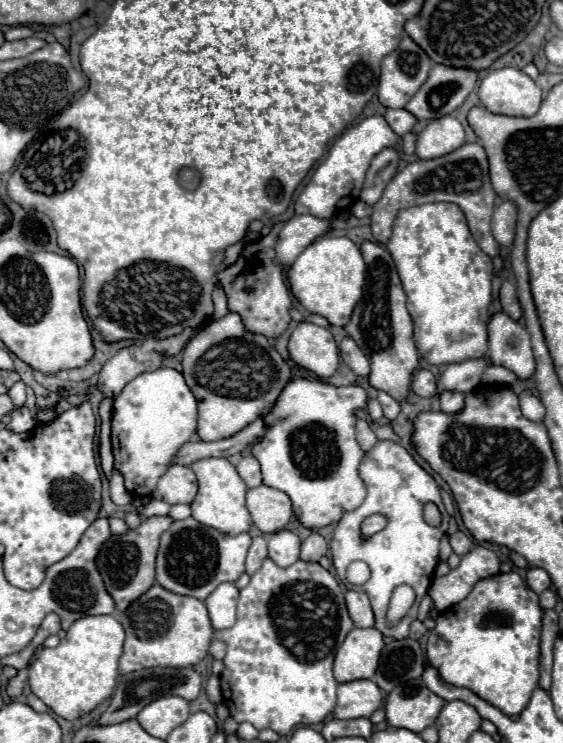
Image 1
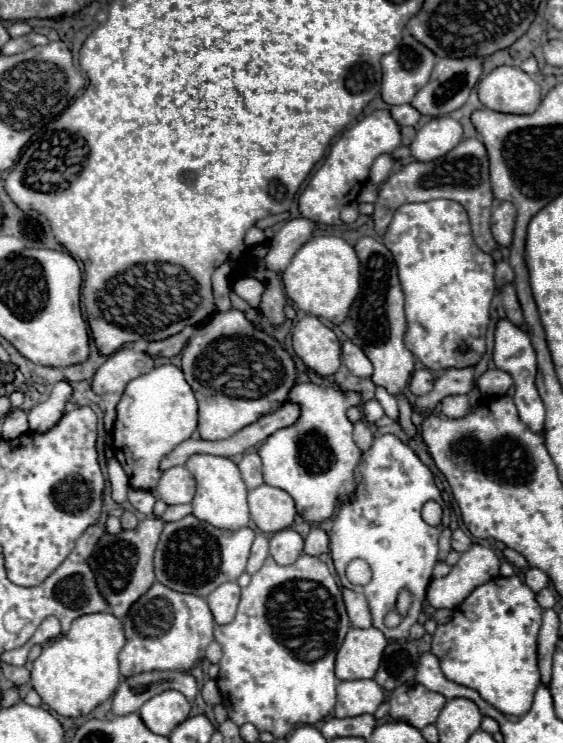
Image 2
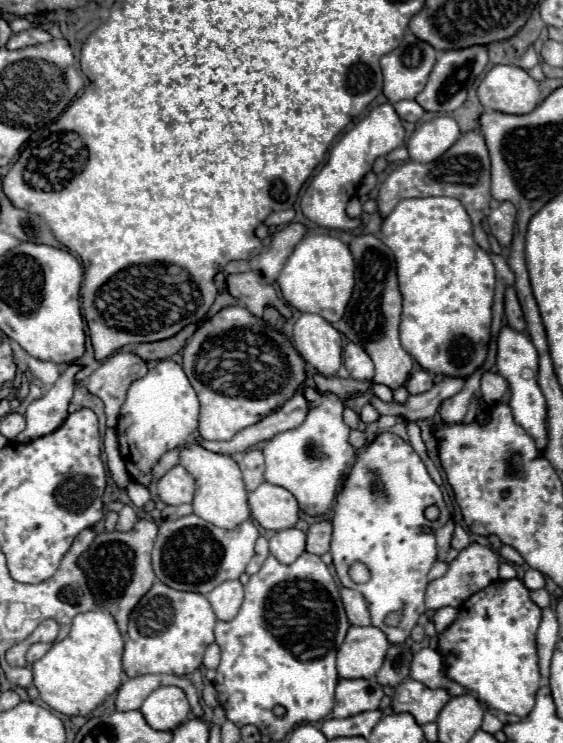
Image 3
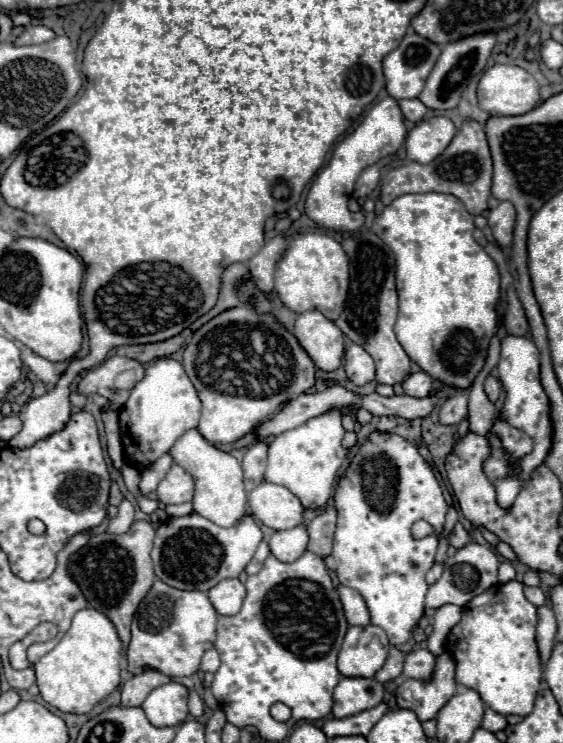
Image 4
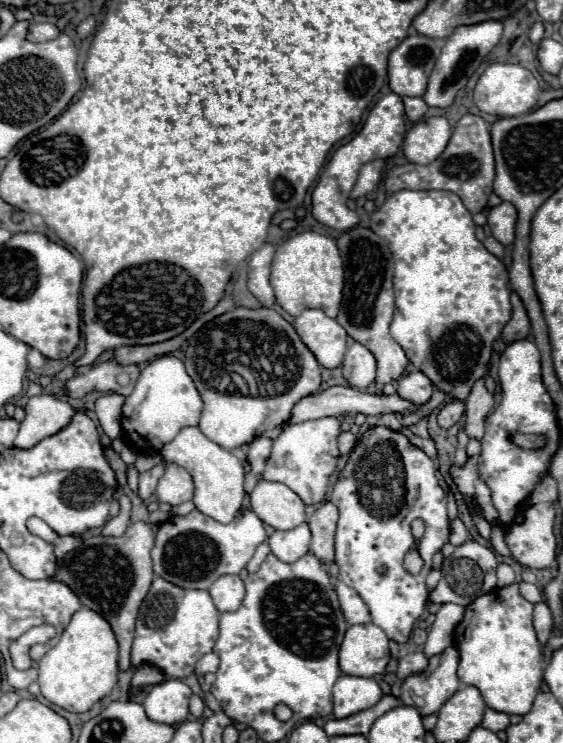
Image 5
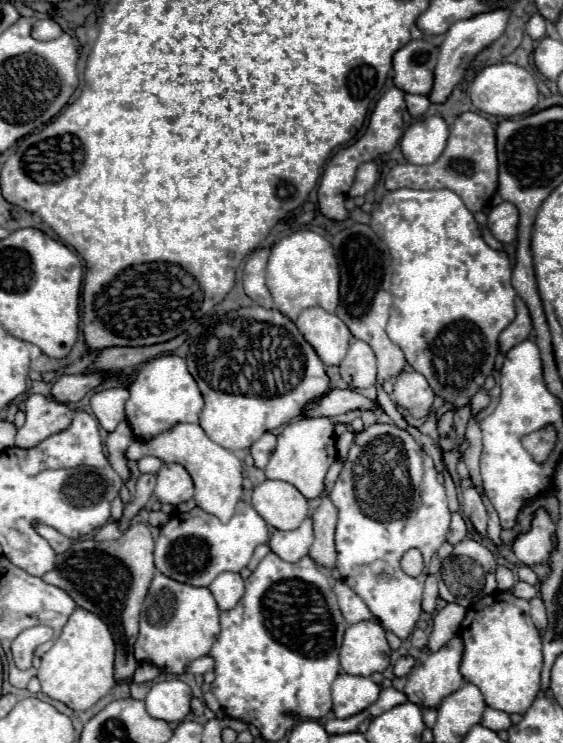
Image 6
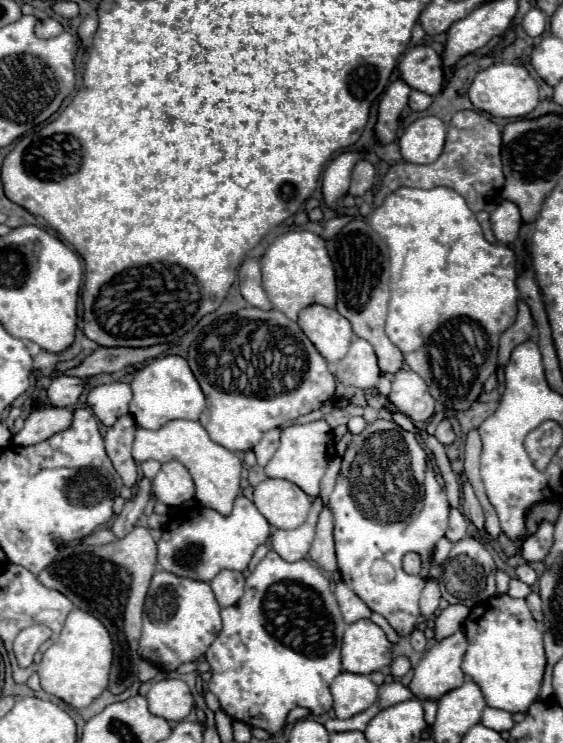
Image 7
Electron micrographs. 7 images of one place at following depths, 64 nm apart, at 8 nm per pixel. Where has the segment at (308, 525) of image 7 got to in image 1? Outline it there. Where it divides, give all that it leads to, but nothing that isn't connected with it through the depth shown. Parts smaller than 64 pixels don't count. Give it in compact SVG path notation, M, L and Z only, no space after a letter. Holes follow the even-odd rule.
M290 530L268 536L268 556L282 568L292 566L300 558L300 538Z

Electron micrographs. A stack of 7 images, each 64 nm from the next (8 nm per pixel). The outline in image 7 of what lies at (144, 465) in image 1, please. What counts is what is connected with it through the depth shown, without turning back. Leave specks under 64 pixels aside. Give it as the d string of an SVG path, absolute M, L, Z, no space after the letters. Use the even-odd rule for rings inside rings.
M162 356L148 362L144 368L140 368L130 384L134 398L130 402L130 414L134 416L136 424L146 430L162 428L170 420L198 420L200 412L206 406L204 394L188 366L188 362L182 356Z

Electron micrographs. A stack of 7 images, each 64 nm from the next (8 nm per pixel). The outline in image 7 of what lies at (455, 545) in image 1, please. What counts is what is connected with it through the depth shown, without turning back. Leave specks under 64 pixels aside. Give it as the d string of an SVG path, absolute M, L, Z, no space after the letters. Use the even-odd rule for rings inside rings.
M450 510L450 528L446 532L446 538L454 544L462 538L466 538L466 520L460 510Z

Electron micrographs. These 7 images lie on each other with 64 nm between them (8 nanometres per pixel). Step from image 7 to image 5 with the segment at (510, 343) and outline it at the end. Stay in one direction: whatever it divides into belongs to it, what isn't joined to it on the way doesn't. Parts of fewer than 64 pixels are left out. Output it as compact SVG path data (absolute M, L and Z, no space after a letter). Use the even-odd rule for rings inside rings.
M514 290L510 294L510 302L512 302L512 318L504 326L502 338L506 342L528 338L528 334L530 334L530 320L528 320L528 314L526 314L526 308L524 308L522 300L518 298L518 294Z

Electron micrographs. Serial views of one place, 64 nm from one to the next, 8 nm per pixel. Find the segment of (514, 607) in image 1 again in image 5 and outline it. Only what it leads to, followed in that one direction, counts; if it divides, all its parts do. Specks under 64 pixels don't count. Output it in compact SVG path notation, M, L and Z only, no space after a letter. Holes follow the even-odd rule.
M518 584L494 588L494 594L478 596L466 606L462 622L454 630L460 652L458 678L472 684L484 696L486 706L504 714L528 714L542 684L542 646L532 626L534 604L522 598Z

